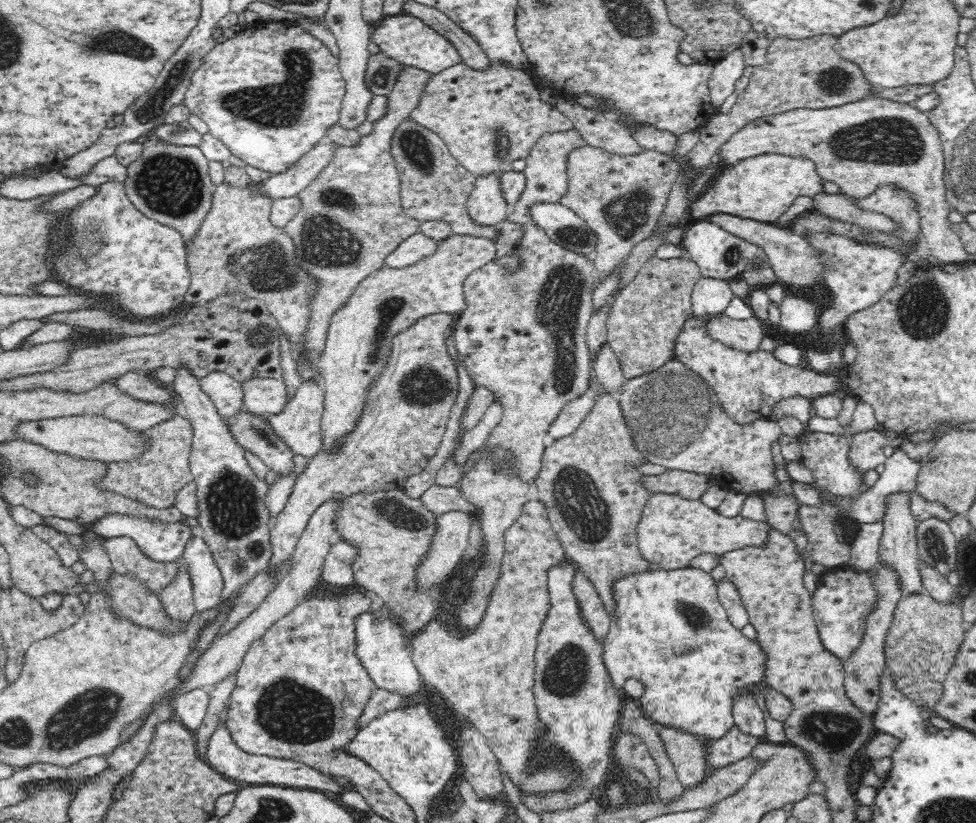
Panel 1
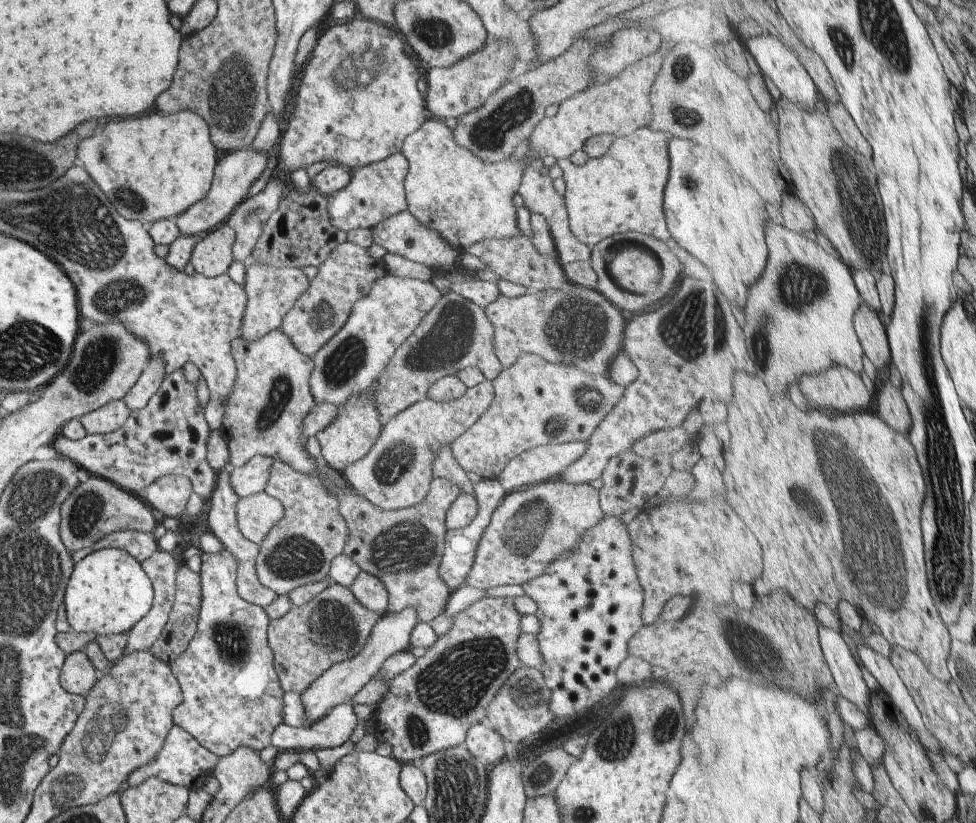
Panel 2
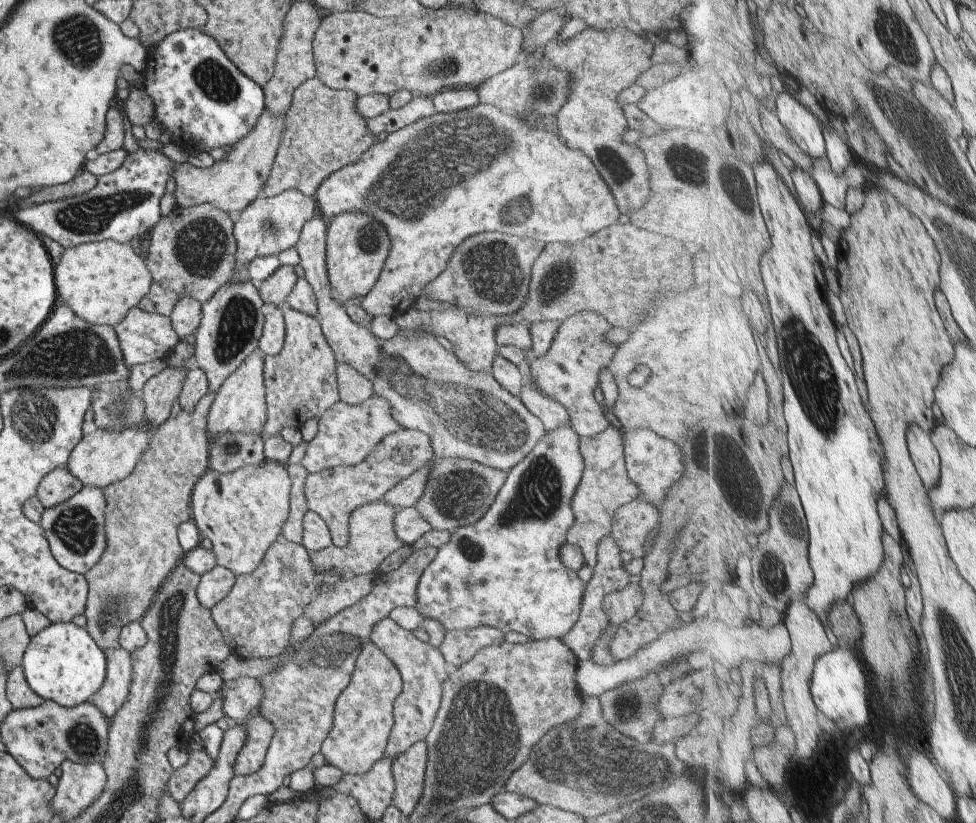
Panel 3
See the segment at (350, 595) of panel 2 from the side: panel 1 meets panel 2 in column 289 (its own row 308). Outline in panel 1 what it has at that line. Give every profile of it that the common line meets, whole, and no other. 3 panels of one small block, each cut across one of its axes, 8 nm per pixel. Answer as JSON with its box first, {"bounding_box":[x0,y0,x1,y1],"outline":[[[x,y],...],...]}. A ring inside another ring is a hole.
{"bounding_box":[606,255,700,380],"outline":[[[652,255],[641,266],[634,280],[617,290],[614,298],[609,302],[610,314],[606,320],[607,343],[618,356],[626,380],[656,371],[673,359],[676,337],[680,334],[684,321],[693,315],[691,296],[700,277],[697,264],[688,256],[662,260]]]}

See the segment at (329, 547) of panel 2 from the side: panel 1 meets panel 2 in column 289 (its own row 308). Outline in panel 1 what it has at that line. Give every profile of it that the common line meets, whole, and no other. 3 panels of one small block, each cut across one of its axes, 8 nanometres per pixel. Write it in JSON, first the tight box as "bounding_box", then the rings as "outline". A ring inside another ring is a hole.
{"bounding_box":[452,223,597,486],"outline":[[[532,223],[526,225],[516,255],[520,259],[520,268],[516,270],[507,272],[490,261],[464,279],[466,308],[457,316],[452,333],[457,354],[473,383],[492,389],[503,410],[500,423],[490,432],[486,444],[473,452],[464,464],[464,473],[470,472],[490,447],[501,446],[509,452],[511,470],[533,486],[546,451],[544,437],[564,405],[582,396],[589,387],[593,366],[587,328],[592,315],[592,290],[597,278],[590,258],[562,248]]]}

